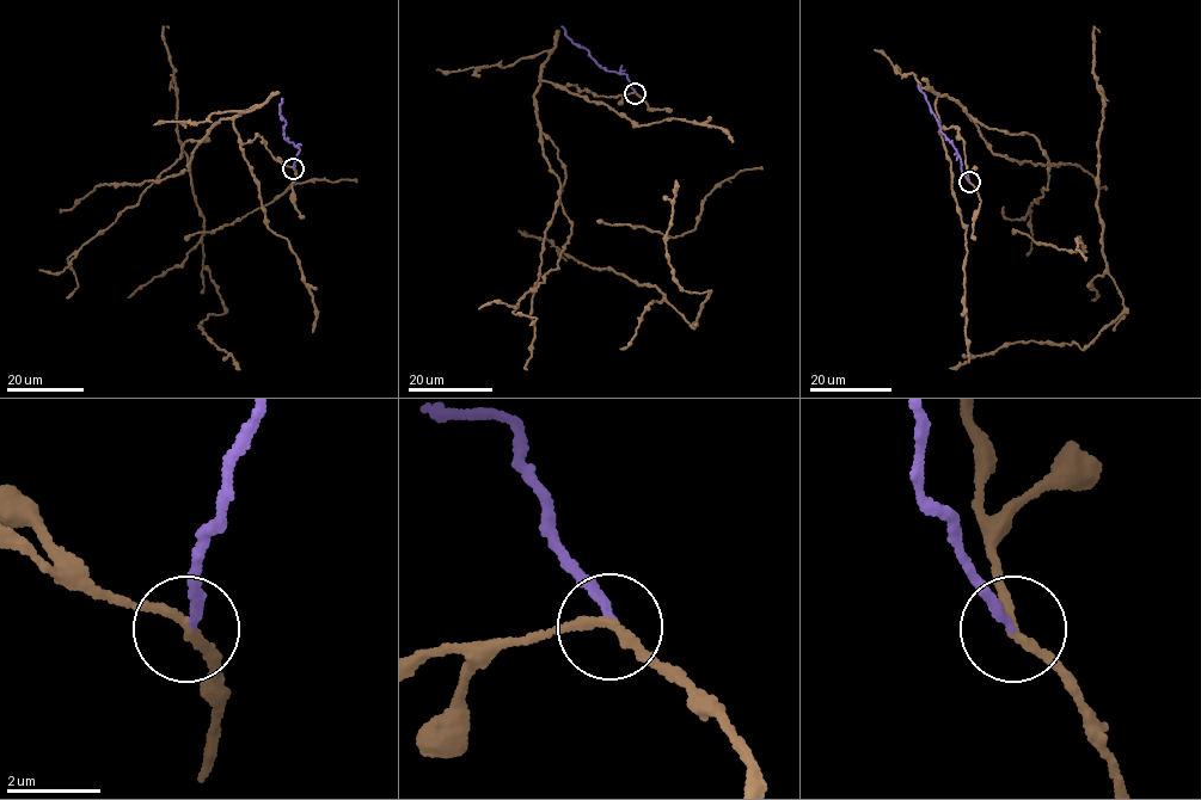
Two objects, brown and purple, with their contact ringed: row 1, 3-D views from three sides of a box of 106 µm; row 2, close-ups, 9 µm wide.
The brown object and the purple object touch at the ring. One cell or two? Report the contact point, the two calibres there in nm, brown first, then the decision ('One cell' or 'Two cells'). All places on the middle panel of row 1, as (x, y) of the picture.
Place: (635, 93). Thickness 200 nm (brown) against 180 nm. Two cells

